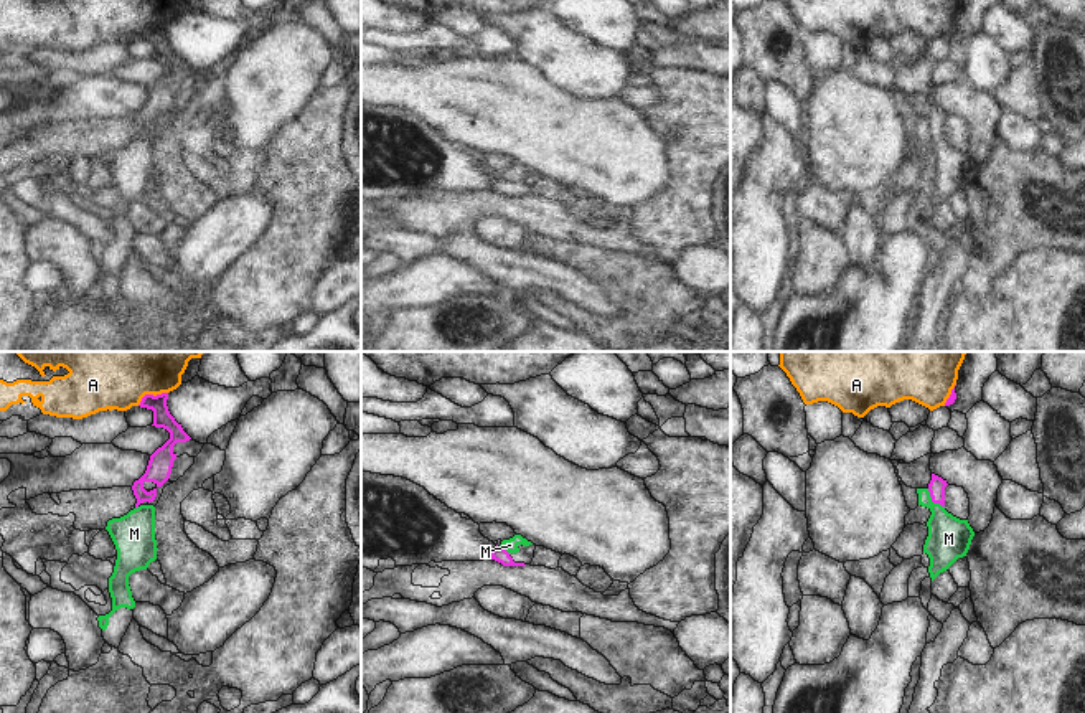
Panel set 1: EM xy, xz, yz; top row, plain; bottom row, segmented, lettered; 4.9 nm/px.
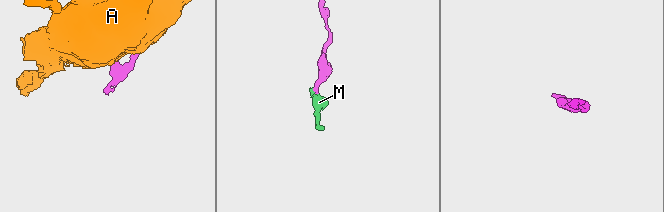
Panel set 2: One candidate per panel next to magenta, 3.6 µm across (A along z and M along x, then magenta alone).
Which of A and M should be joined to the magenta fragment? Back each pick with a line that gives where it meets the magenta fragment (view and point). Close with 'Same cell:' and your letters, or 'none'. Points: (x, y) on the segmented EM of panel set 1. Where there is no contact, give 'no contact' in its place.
M: contact yz (932, 500)
Same cell: M

